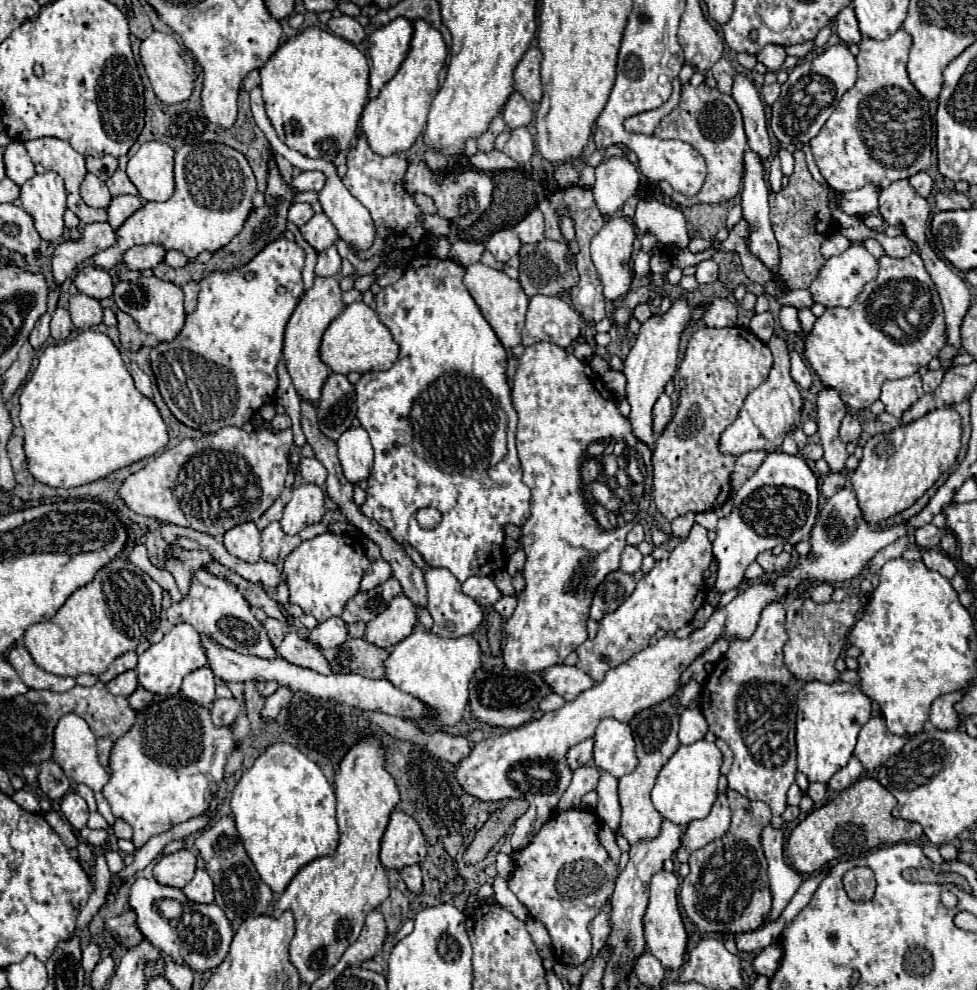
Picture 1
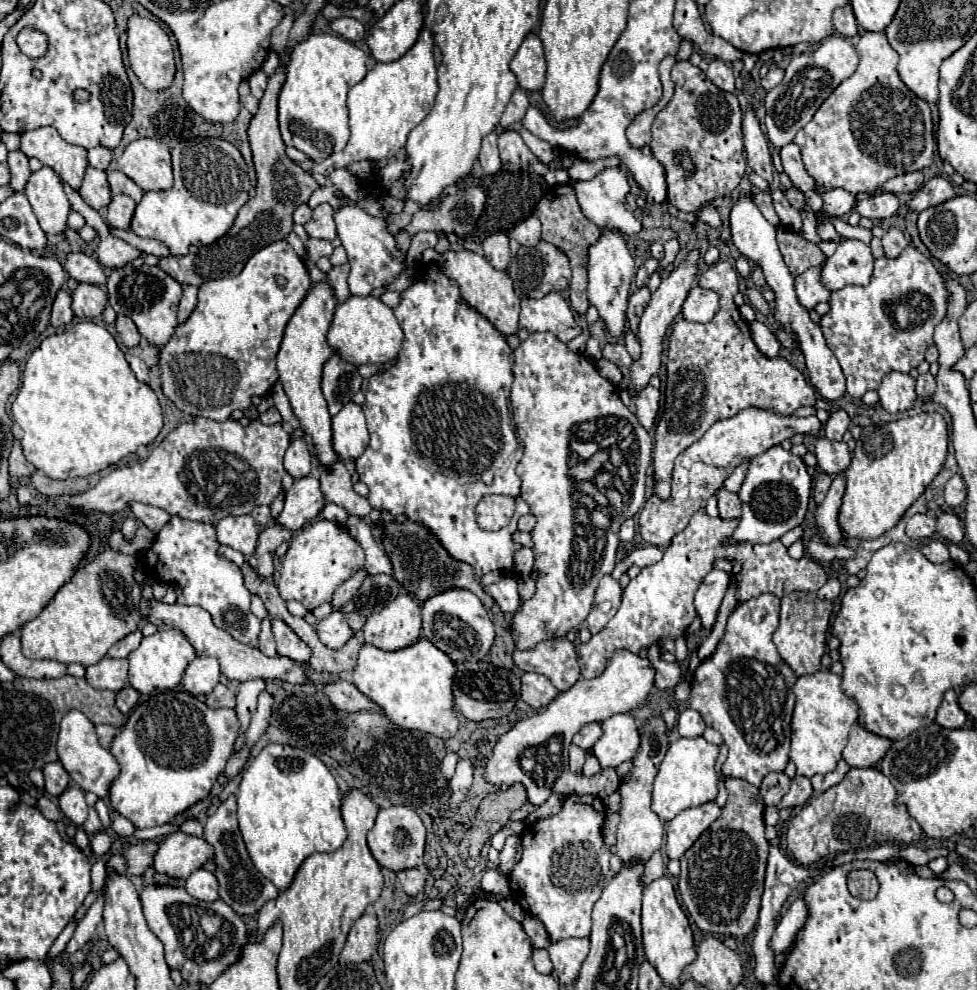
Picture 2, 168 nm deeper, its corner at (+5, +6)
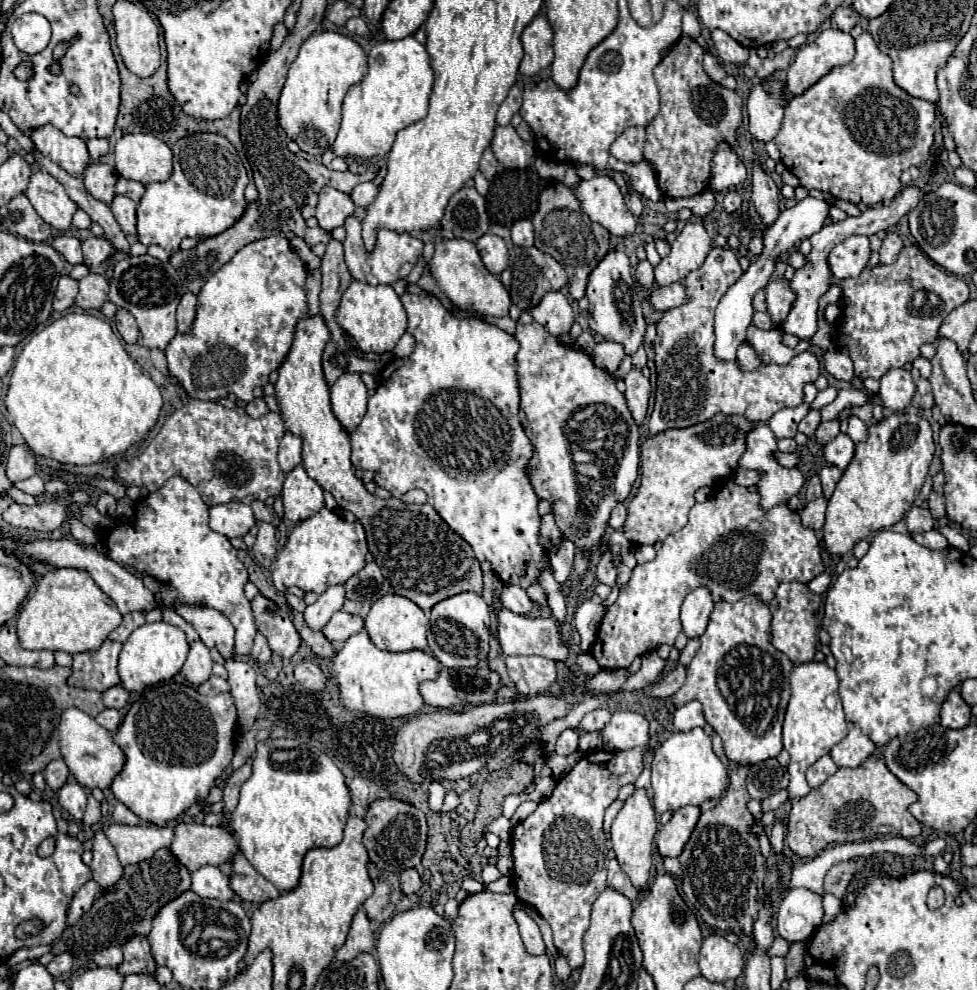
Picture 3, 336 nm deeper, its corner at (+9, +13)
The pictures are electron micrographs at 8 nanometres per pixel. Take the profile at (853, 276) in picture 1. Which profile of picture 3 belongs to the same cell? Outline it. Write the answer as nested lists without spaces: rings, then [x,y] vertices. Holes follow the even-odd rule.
[[[849,236],[829,252],[829,268],[835,280],[857,278],[871,256],[867,236]]]

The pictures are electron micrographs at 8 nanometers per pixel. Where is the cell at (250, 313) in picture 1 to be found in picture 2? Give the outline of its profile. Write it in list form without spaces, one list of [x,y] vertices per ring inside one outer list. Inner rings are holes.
[[[275,241],[257,251],[243,271],[235,277],[211,279],[199,287],[199,303],[183,325],[177,325],[173,337],[161,347],[159,369],[161,389],[177,409],[191,417],[207,417],[213,421],[227,421],[235,409],[247,409],[255,395],[263,397],[277,381],[275,355],[283,337],[283,329],[311,287],[309,273],[301,257],[287,241]],[[275,275],[283,275],[287,285],[279,289]]]

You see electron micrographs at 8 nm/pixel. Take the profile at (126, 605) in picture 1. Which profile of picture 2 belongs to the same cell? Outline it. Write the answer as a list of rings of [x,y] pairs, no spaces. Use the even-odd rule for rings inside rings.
[[[107,549],[99,553],[93,561],[87,565],[79,567],[79,571],[71,577],[69,583],[65,583],[57,595],[51,599],[51,603],[41,611],[39,617],[33,621],[25,623],[21,629],[21,645],[23,645],[23,655],[29,659],[53,659],[59,663],[81,663],[81,665],[95,665],[99,663],[111,645],[121,641],[125,635],[137,631],[137,625],[141,621],[141,613],[137,607],[141,605],[143,599],[143,587],[153,585],[151,579],[145,579],[143,583],[135,581],[135,557],[121,555],[113,549]]]

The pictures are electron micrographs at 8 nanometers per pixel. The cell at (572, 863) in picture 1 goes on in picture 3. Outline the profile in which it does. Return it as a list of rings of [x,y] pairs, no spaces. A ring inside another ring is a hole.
[[[631,748],[625,752],[597,750],[585,754],[555,786],[553,794],[539,802],[523,822],[511,832],[511,858],[513,858],[513,884],[515,894],[525,904],[533,906],[553,928],[553,942],[567,958],[573,970],[583,964],[583,934],[589,928],[591,904],[607,888],[607,838],[603,832],[603,814],[617,800],[619,788],[633,784],[643,772],[645,748]]]

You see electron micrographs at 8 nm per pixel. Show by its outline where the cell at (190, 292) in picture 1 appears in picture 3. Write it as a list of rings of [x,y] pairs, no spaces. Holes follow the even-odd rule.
[[[185,292],[179,306],[177,306],[177,330],[179,332],[189,332],[195,320],[195,308],[197,308],[197,296],[191,292]]]

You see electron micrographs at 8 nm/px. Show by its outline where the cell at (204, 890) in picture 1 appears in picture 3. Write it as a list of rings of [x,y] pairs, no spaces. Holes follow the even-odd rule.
[[[203,866],[191,874],[193,886],[191,890],[201,898],[215,900],[231,900],[235,892],[229,886],[229,876],[225,876],[217,866]]]

